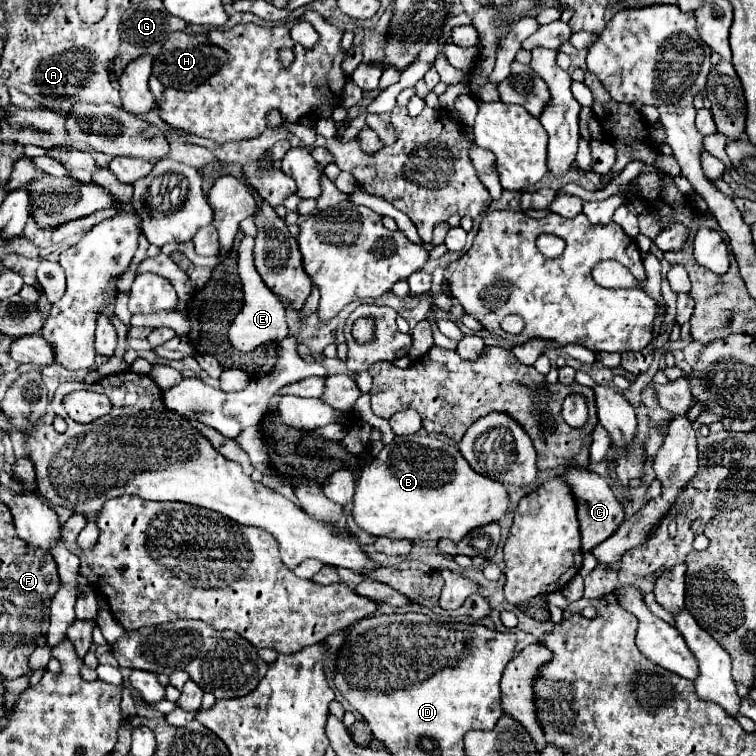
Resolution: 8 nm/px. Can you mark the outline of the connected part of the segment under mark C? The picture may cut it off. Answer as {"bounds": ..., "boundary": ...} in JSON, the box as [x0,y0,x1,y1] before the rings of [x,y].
{"bounds":[562,467,624,551],"boundary":[[[568,467],[564,471],[562,479],[572,489],[572,495],[574,495],[574,501],[576,501],[576,513],[578,513],[580,535],[582,535],[582,549],[590,551],[598,543],[606,541],[616,531],[616,527],[620,527],[620,523],[624,519],[624,509],[620,505],[620,501],[614,497],[606,479],[600,477],[594,471],[588,471],[588,469],[582,469],[582,467]]]}

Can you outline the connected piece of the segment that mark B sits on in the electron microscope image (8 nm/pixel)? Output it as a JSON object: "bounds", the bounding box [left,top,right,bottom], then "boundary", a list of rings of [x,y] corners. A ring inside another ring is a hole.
{"bounds":[352,433,508,541],"boundary":[[[416,433],[410,437],[396,435],[392,443],[384,445],[384,449],[362,467],[360,477],[356,479],[352,503],[352,519],[362,531],[374,537],[412,541],[432,541],[444,537],[460,541],[468,531],[498,521],[508,511],[508,495],[502,483],[478,475],[454,443],[444,443],[430,435],[420,437]]]}

